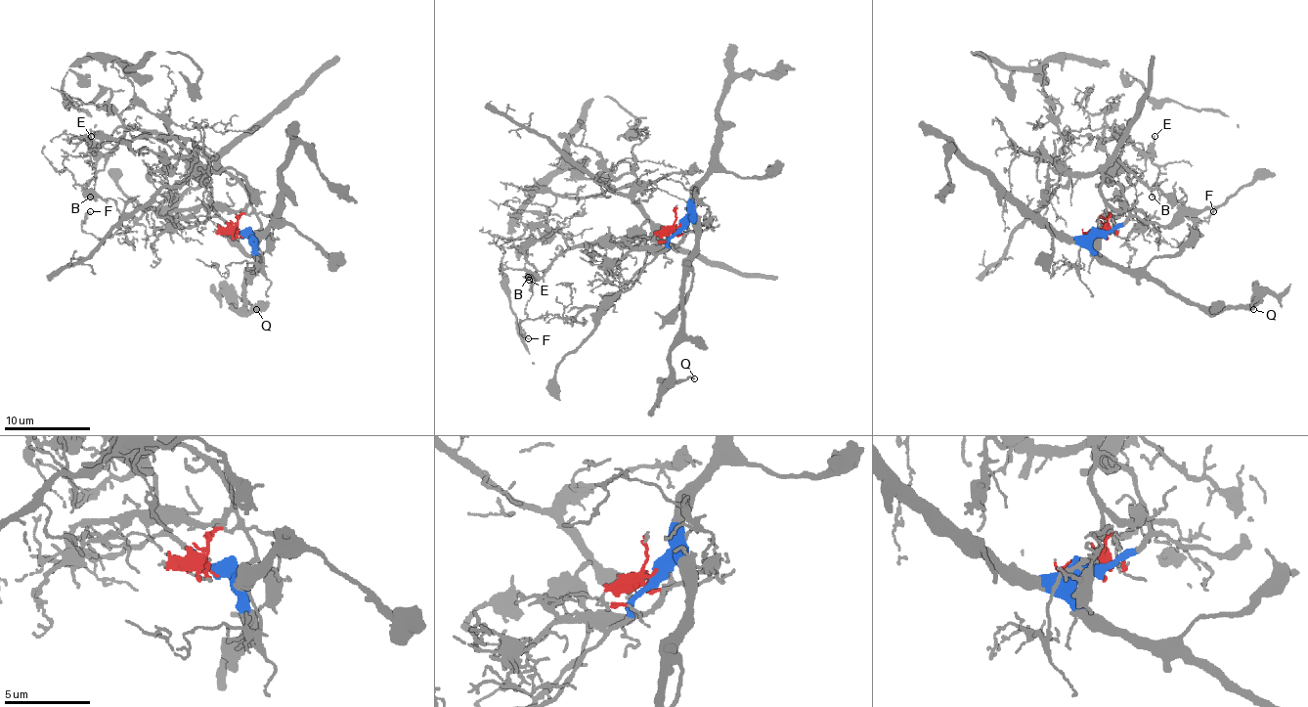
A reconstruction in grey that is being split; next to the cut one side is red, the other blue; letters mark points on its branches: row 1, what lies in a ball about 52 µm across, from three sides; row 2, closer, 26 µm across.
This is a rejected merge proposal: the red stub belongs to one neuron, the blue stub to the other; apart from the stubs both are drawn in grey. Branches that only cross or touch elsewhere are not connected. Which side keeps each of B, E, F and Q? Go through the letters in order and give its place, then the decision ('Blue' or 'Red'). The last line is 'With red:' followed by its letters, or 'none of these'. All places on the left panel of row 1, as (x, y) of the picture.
B: Place: (90, 197). Red
E: Place: (91, 136). Red
F: Place: (90, 211). Red
Q: Place: (256, 309). Blue
With red: B, E, F

